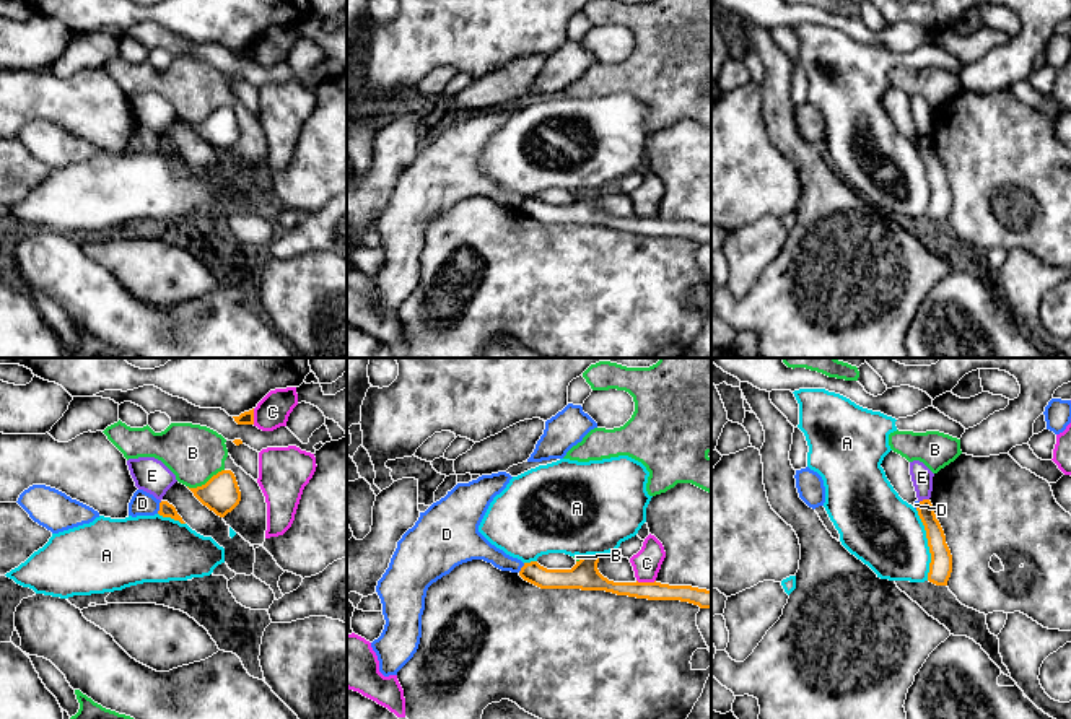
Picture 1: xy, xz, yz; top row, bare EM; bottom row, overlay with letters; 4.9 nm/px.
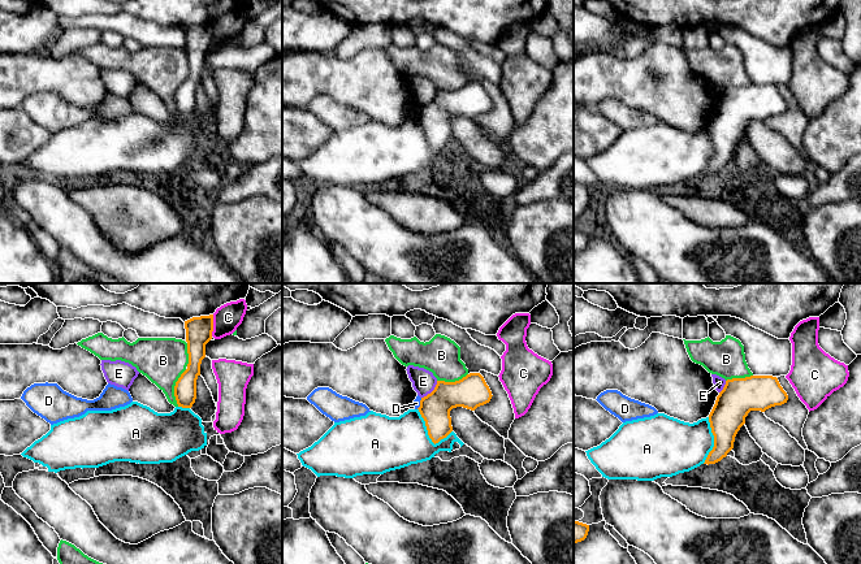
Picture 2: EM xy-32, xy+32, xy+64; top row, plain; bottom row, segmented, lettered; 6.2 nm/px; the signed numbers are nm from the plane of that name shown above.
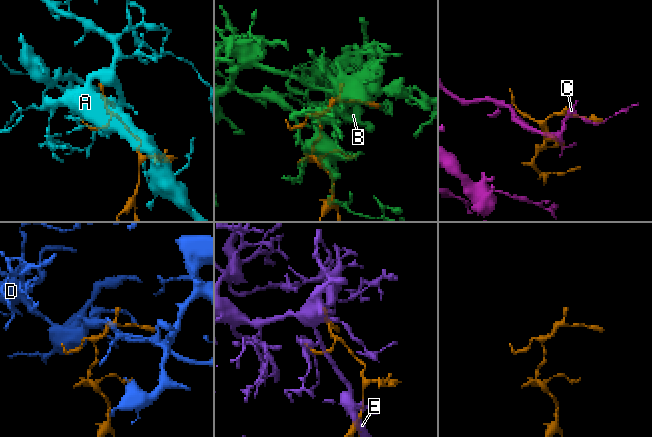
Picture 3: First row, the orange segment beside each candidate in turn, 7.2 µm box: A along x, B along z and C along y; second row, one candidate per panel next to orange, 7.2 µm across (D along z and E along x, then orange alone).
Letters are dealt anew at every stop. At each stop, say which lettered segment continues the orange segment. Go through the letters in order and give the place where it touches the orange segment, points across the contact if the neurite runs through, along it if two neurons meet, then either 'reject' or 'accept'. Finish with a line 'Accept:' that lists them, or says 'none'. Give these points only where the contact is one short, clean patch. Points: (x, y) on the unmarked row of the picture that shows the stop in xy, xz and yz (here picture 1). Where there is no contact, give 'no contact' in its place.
A: meets orange in yz at (928, 181); reject
B: meets orange in xy at (207, 117); reject
C: meets orange in xz at (646, 218); reject
D: meets orange in xy at (160, 143); border along xy (161, 137), (157, 148); reject
E: meets orange in yz at (923, 135); reject
Accept: none

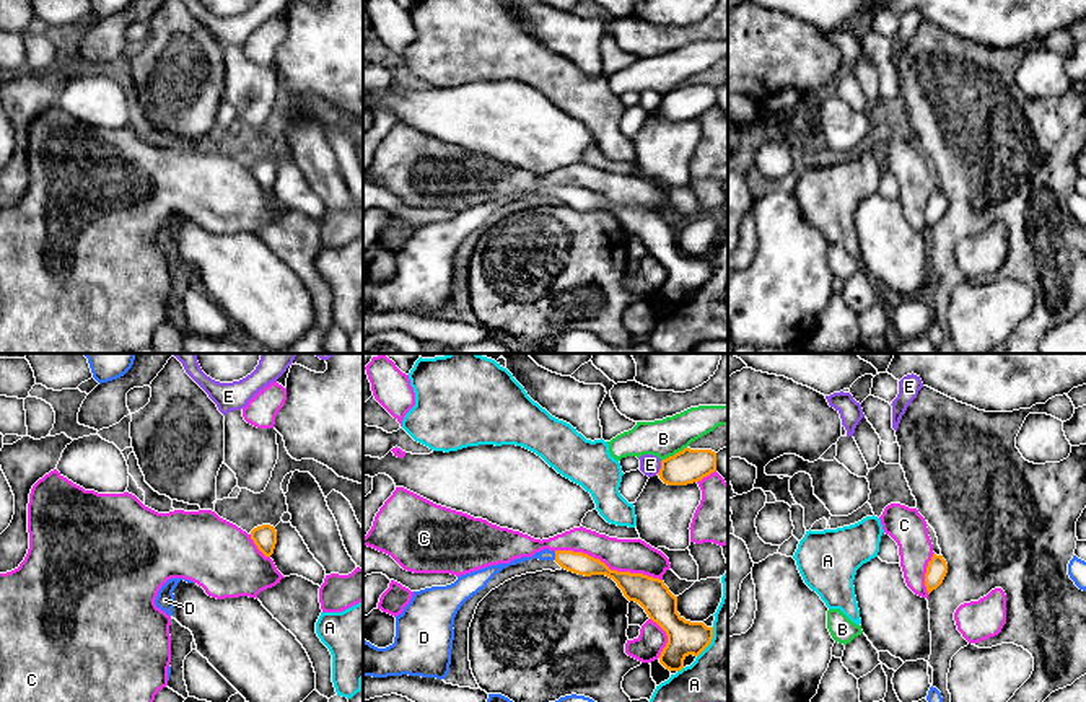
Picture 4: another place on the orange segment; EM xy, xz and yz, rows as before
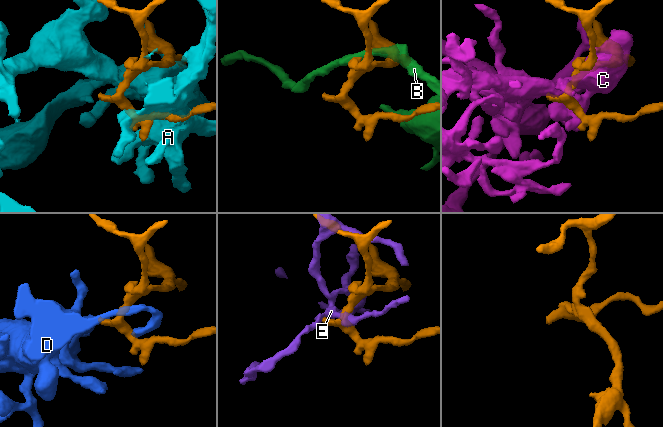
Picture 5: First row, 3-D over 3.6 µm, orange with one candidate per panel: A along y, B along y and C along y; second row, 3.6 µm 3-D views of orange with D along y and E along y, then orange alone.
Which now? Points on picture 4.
A: meets orange in xz at (710, 277); reject
B: meets orange in xz at (674, 90); reject
C: meets orange in xz at (606, 201); reject
D: meets orange in xz at (556, 191); runs through xz (577, 197), (556, 191), (546, 189); accept
E: meets orange in xz at (661, 103); reject
Accept: D

